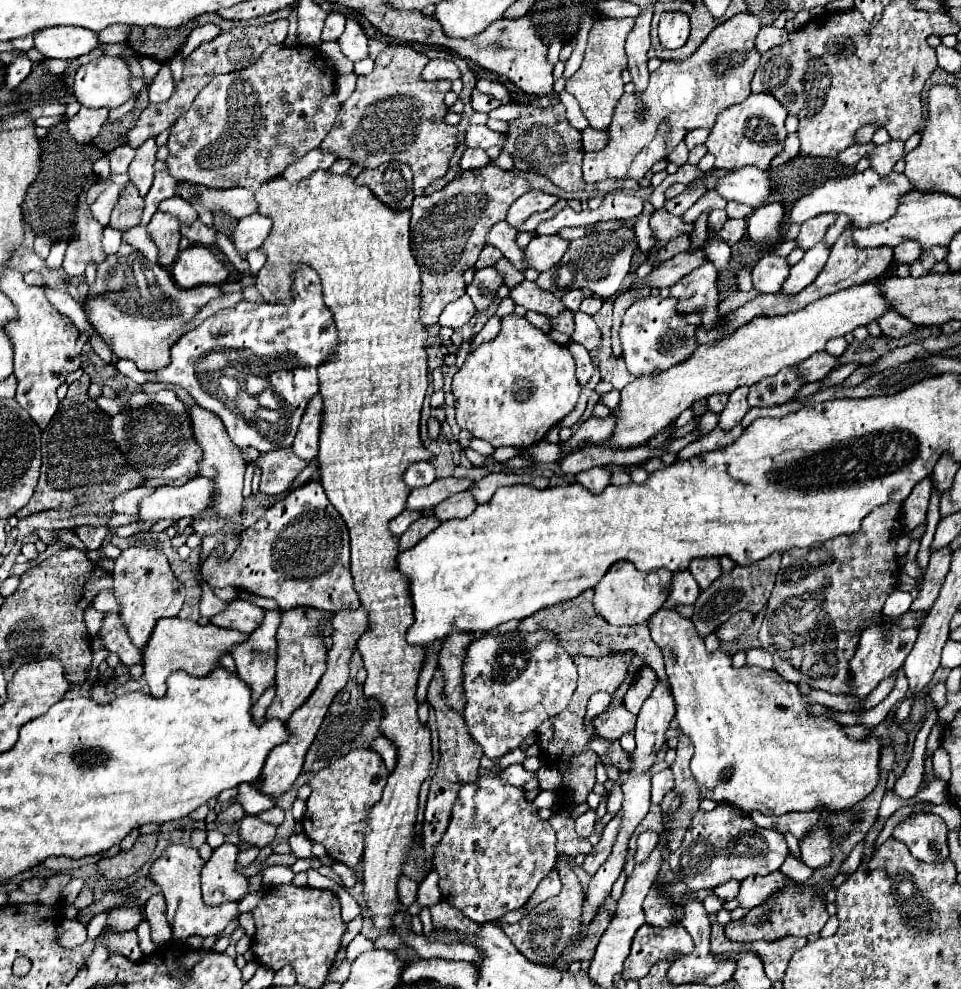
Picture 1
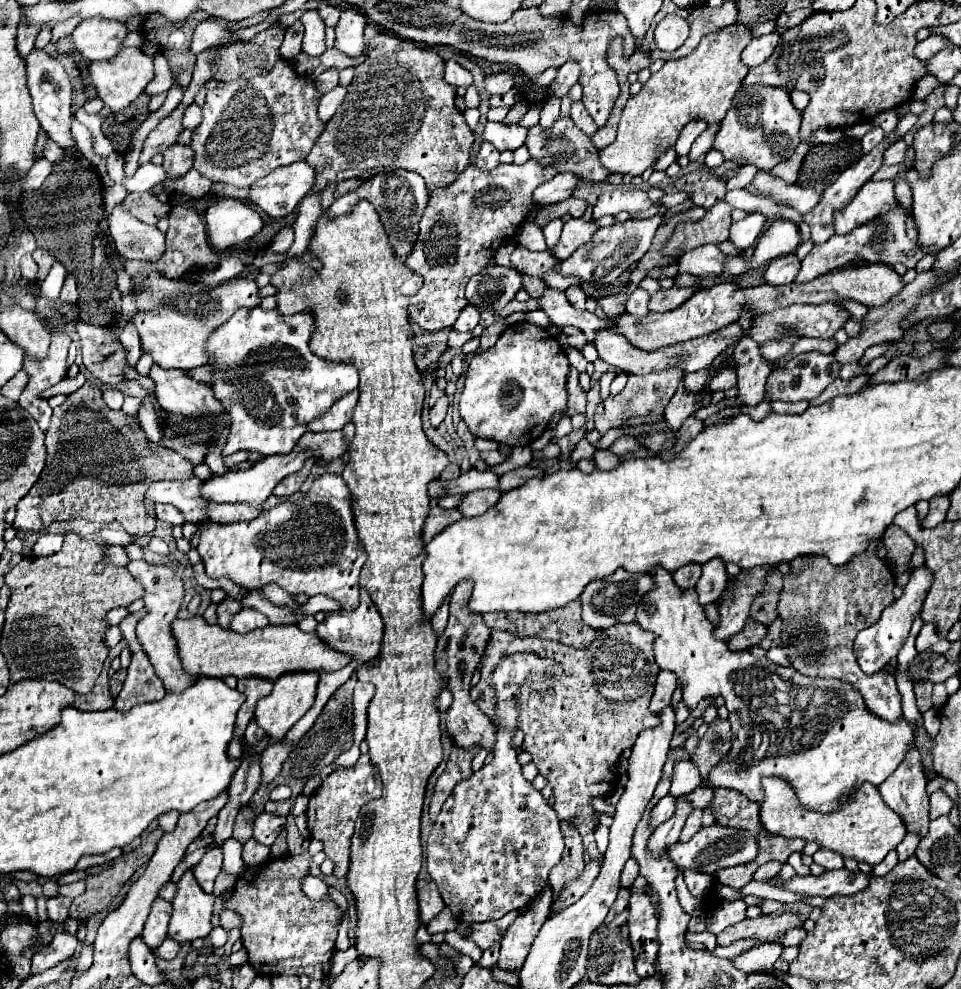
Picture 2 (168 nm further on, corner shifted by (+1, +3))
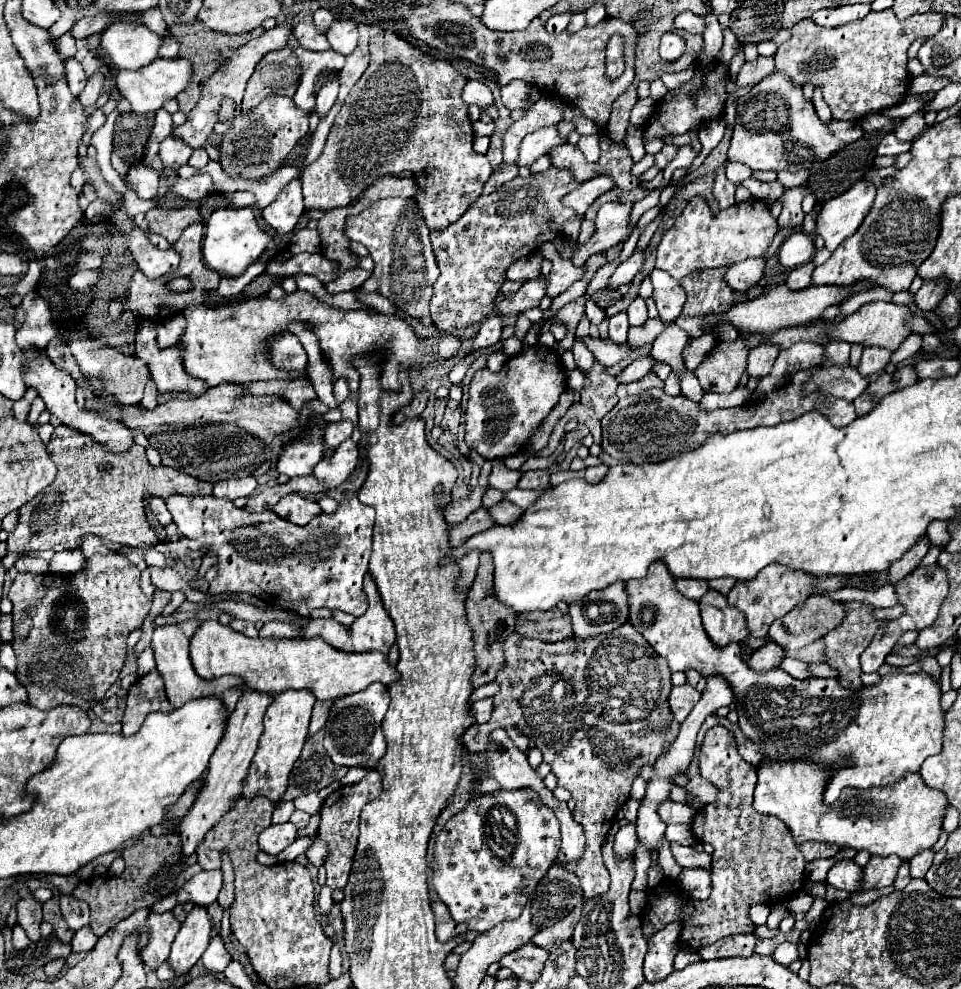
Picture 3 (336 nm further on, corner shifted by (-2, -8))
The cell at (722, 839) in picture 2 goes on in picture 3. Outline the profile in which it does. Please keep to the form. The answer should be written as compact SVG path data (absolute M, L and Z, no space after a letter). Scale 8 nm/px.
M671 844L671 852L683 868L707 868L707 870L711 870L713 860L707 852L701 852L693 846L681 846L681 844Z

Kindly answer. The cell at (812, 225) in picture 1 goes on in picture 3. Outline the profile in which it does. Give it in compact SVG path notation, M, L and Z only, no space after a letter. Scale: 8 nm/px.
M915 112L911 114L901 128L895 130L895 136L901 140L901 142L911 142L919 132L925 130L925 120L923 120L923 114L921 112Z

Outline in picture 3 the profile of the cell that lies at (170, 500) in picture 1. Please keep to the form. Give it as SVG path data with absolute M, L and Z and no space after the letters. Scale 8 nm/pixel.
M345 440L339 448L333 450L331 456L323 456L319 464L315 464L311 476L317 478L325 488L335 488L343 484L351 472L355 470L359 460L359 448L353 440Z

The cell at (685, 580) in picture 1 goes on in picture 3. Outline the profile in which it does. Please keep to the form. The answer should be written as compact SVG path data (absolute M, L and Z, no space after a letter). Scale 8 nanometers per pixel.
M677 580L677 590L693 600L699 600L707 590L707 580Z

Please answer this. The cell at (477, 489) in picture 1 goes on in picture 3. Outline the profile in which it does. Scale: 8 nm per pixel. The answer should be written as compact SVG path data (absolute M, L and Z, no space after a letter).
M533 470L525 472L517 484L521 490L545 490L549 488L549 472L547 470Z

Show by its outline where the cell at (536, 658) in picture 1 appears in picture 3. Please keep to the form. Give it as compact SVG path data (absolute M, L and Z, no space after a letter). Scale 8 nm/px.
M519 788L511 792L497 790L493 794L483 794L469 800L467 806L451 816L451 820L443 826L435 840L431 882L455 922L465 924L473 932L485 934L495 924L513 920L521 914L523 906L529 900L529 894L535 890L535 884L555 864L559 848L559 822L555 814L541 804L539 796L531 788Z

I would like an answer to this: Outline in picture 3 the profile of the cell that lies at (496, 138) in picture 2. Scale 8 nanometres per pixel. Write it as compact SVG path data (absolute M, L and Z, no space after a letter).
M549 126L549 128L541 128L537 132L527 134L521 144L519 144L519 156L517 156L517 166L531 166L533 160L537 160L539 156L547 154L551 148L555 148L557 144L561 144L563 140L557 136L557 128Z

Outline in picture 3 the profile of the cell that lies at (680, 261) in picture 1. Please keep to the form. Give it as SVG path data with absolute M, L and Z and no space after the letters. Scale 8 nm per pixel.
M749 258L737 264L725 266L723 278L733 290L745 292L747 288L757 284L757 280L763 276L763 268L765 268L765 262L761 258Z

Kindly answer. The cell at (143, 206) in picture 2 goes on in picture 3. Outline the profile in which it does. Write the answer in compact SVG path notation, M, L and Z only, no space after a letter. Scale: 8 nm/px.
M153 208L145 214L145 220L149 224L151 234L165 236L171 244L175 244L175 240L179 240L187 224L193 224L195 220L203 220L203 218L197 208L179 208L179 210Z

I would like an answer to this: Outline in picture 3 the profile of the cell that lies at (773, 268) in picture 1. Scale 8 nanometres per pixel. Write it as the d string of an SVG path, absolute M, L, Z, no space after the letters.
M807 262L807 264L791 270L791 274L789 274L787 280L785 280L785 286L793 288L793 290L807 288L807 286L811 284L811 272L813 272L813 268L815 268L815 266L813 266L811 262Z

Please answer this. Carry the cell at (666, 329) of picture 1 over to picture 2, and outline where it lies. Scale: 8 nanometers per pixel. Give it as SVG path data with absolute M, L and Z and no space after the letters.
M634 289L634 293L626 301L626 311L630 311L634 317L644 317L648 315L648 301L650 295L644 289Z

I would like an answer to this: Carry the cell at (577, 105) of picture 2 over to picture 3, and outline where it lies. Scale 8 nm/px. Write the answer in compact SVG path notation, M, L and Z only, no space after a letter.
M591 134L591 136L581 136L577 142L579 150L585 154L587 160L595 162L599 158L599 134Z

